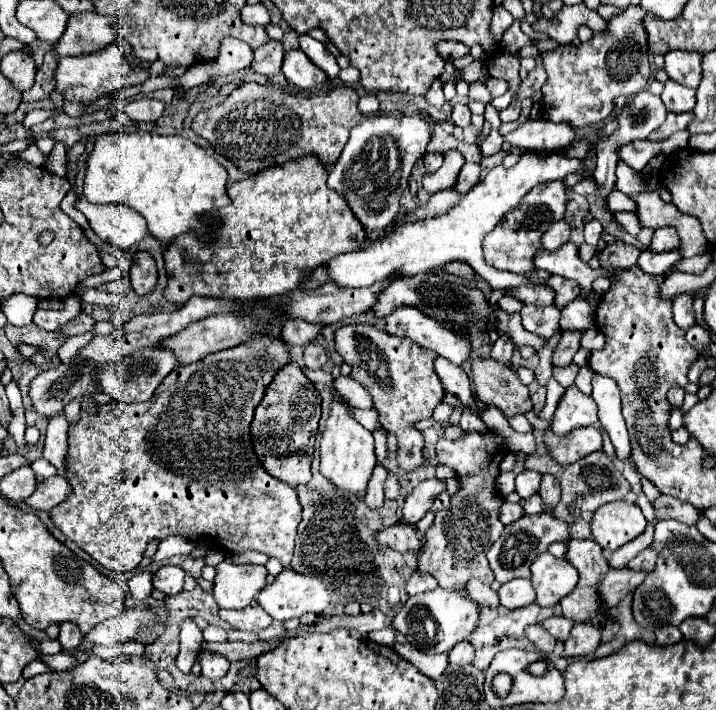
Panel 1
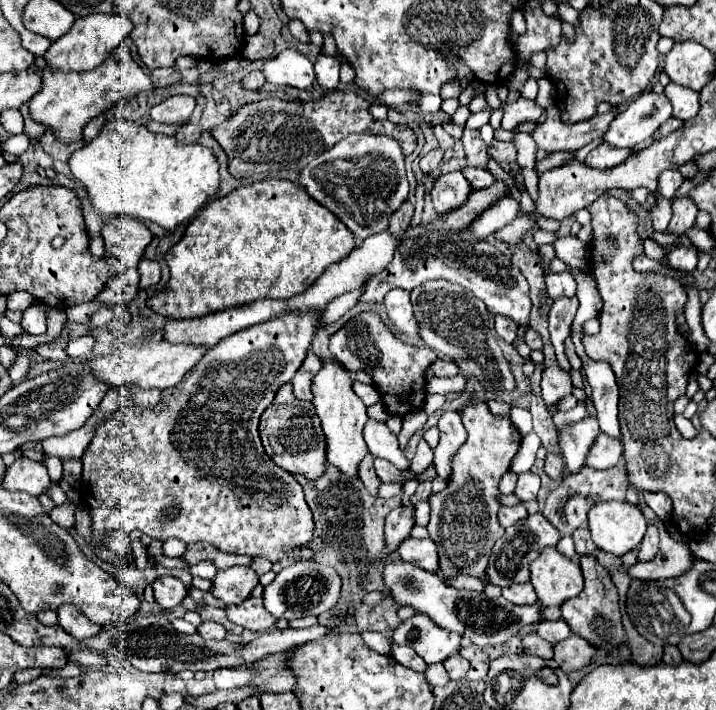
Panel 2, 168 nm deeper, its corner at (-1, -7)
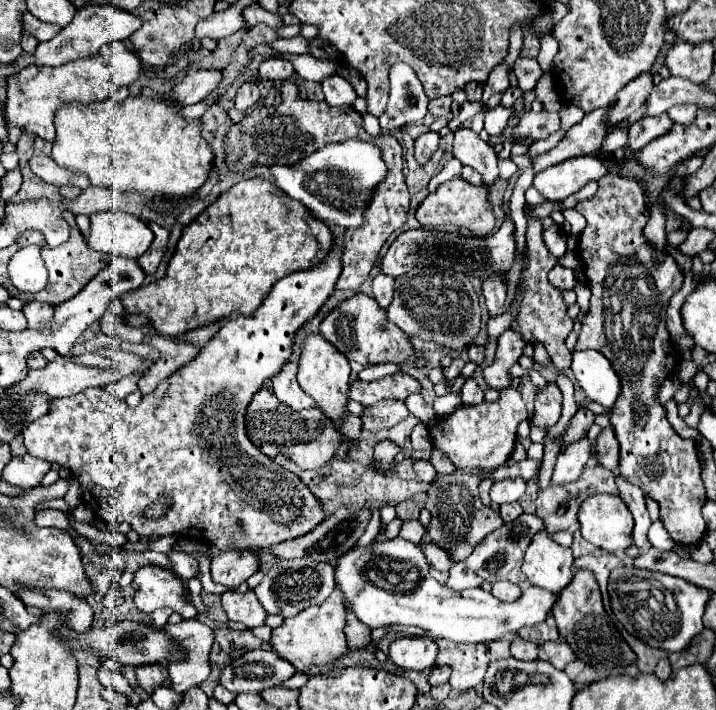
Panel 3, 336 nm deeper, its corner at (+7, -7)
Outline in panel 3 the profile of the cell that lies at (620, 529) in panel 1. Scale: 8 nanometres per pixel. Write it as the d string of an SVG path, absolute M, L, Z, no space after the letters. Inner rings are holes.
M592 495L578 511L582 537L608 551L622 553L632 545L632 513L618 495Z

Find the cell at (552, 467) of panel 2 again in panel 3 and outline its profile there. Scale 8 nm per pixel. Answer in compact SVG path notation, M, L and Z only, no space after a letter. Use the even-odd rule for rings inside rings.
M578 409L576 415L568 423L568 431L564 433L564 439L560 439L562 447L566 447L568 443L574 443L574 441L586 437L586 433L588 433L588 429L590 429L592 423L594 423L594 413Z

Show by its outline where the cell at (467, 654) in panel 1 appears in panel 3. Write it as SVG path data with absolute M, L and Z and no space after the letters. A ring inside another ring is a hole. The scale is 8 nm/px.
M432 667L432 671L428 673L428 681L430 685L442 685L450 679L452 669L450 667Z

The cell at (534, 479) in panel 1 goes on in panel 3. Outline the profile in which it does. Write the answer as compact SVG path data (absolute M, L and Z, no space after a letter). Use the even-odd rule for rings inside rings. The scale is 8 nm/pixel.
M508 477L502 481L496 481L490 489L490 499L496 505L518 501L526 491L526 481L522 477Z

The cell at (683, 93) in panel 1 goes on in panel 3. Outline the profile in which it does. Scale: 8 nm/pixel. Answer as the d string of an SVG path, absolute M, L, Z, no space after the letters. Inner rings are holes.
M680 103L670 107L668 115L674 123L692 123L696 117L696 107L692 107L692 103Z

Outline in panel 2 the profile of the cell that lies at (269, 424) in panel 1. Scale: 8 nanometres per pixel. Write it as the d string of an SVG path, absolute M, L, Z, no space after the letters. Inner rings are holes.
M286 383L276 393L276 399L260 417L260 437L268 457L290 473L300 473L306 479L320 477L326 467L326 437L312 403L300 403L292 395L292 385Z

